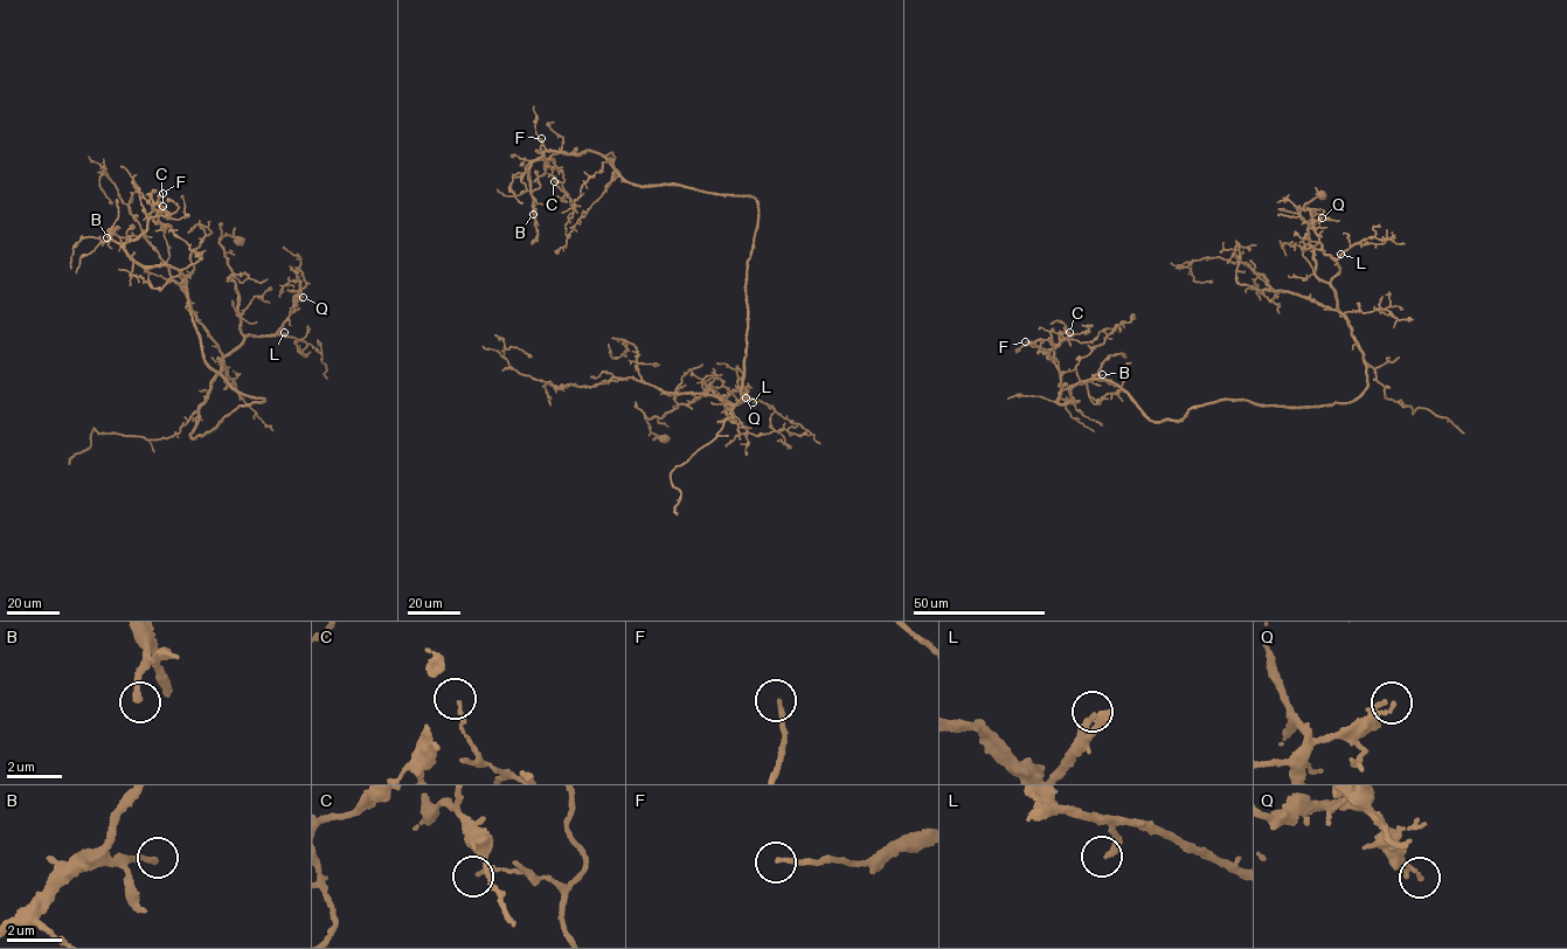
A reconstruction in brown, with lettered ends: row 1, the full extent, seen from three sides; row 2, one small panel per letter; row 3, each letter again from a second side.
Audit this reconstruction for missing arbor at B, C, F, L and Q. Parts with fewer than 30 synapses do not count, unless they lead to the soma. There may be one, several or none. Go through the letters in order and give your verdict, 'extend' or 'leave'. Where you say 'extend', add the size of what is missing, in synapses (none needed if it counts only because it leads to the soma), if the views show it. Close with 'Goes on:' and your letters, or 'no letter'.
B: extend; about 80 synapses
C: leave
F: extend; about 45 synapses
L: leave
Q: leave
Goes on: B, F

